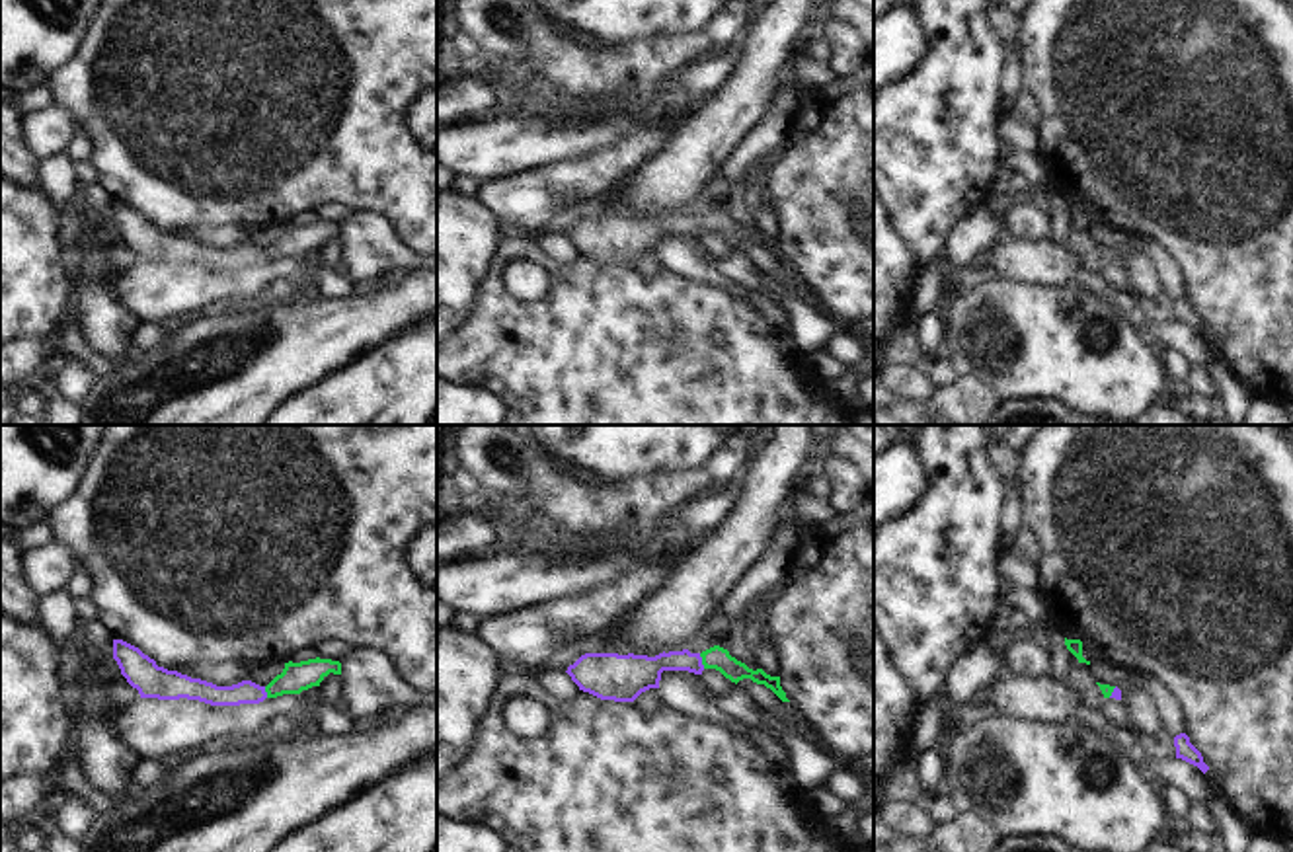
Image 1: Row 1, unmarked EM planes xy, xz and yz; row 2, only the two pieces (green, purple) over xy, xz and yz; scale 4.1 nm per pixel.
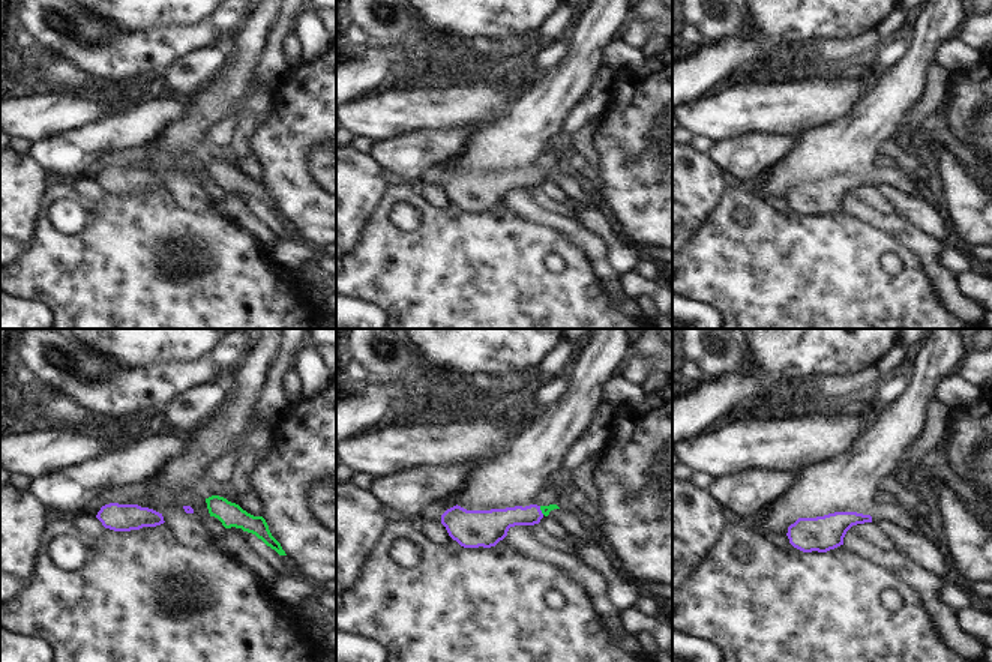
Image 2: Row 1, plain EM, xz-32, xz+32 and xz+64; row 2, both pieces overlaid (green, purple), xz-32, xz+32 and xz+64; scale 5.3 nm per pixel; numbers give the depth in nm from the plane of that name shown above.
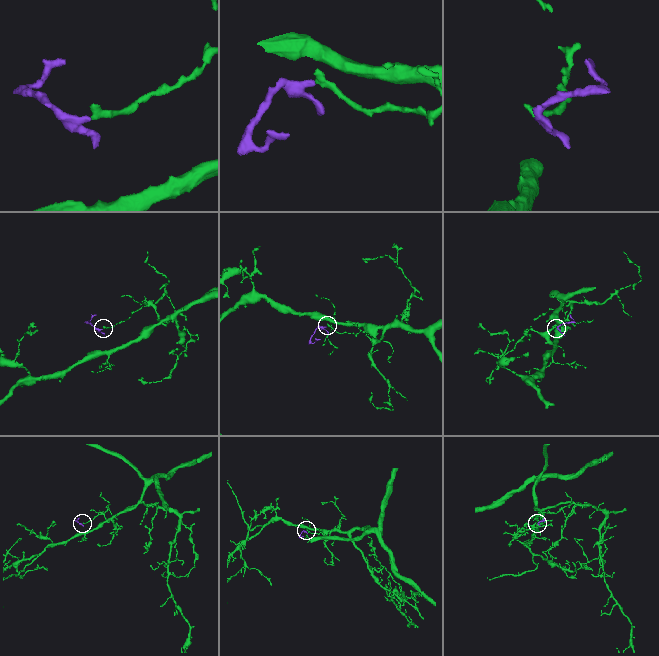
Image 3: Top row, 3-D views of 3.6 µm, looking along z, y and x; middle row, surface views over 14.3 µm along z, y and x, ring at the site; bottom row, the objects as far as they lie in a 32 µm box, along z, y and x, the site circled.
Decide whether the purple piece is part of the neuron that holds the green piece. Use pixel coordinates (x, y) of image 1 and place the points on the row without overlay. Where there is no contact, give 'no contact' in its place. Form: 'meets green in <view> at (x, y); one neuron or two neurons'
meets green in xz at (703, 225); one neuron

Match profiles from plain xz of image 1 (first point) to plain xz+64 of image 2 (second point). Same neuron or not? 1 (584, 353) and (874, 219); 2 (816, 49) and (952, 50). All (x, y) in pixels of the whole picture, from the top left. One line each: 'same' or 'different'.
1: different
2: different

